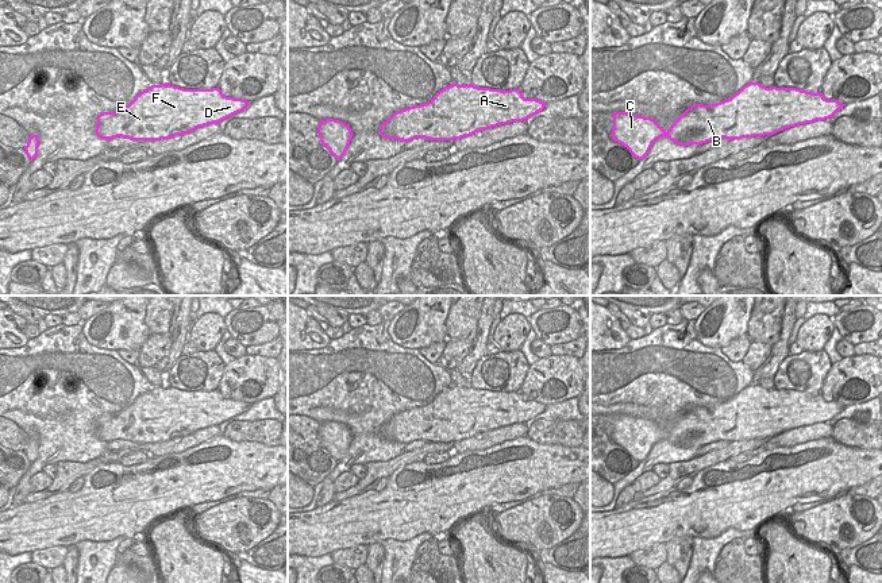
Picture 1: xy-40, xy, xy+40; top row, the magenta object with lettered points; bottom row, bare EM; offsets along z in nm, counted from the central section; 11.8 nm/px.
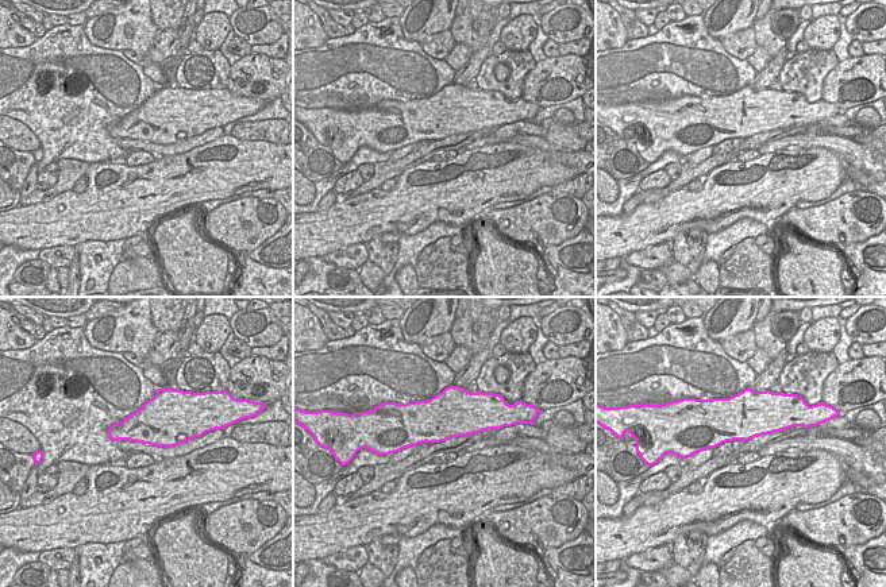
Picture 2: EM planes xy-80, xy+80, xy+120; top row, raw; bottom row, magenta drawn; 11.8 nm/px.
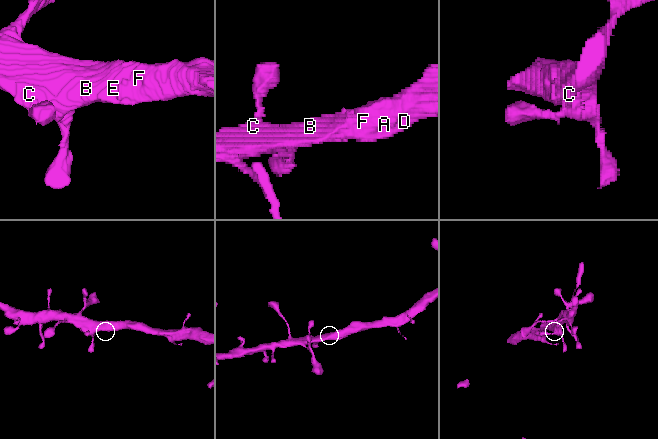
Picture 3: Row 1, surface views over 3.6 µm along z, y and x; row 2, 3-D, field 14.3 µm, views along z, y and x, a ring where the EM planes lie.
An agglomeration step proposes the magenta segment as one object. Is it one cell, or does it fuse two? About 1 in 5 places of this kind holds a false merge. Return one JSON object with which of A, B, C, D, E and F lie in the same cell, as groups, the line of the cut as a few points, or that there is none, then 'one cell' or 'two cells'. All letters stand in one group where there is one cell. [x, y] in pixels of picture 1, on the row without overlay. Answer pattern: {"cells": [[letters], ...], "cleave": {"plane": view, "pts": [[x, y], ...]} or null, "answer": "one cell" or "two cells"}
{"cells": [["A", "B", "C", "D", "E", "F"]], "cleave": null, "answer": "one cell"}

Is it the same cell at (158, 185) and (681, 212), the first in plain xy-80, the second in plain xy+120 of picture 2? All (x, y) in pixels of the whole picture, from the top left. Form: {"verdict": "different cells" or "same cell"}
{"verdict": "same cell"}

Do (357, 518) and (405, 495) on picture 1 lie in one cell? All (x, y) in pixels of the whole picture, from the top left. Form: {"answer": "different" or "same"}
{"answer": "same"}

